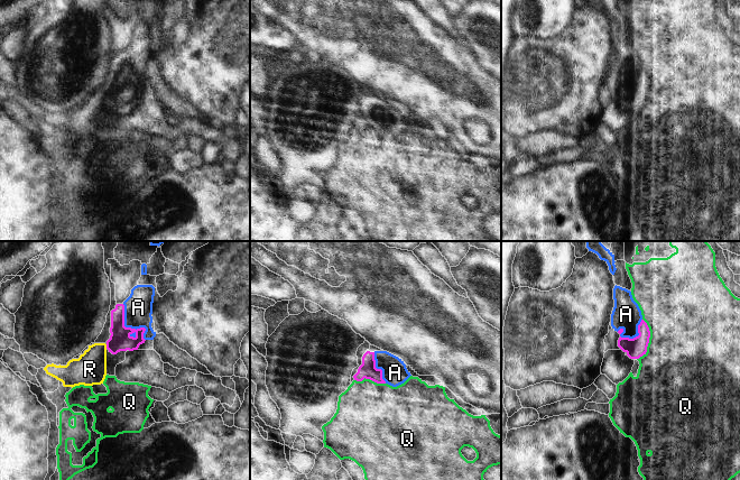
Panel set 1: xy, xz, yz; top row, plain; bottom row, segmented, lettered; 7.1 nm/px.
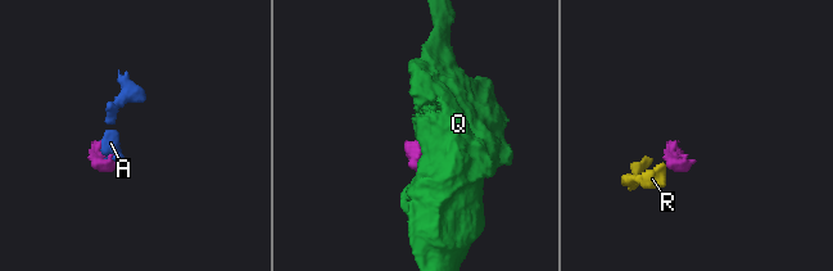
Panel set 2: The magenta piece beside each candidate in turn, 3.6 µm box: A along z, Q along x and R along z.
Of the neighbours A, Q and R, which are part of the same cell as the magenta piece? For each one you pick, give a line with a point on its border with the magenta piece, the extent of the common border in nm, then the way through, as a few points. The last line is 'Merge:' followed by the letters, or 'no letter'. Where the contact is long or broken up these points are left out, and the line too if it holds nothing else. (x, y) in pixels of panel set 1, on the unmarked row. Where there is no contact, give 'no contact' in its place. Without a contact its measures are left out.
A: meets magenta in xy at (130, 76); contact 300 nm long; runs through xy (120, 89), (130, 76), (138, 56)
R: meets magenta in xy at (107, 95); contact 30 nm long; runs through xy (120, 89), (107, 95), (94, 107), (90, 118)
Merge: A, R

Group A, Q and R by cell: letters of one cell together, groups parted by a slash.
A R / Q

